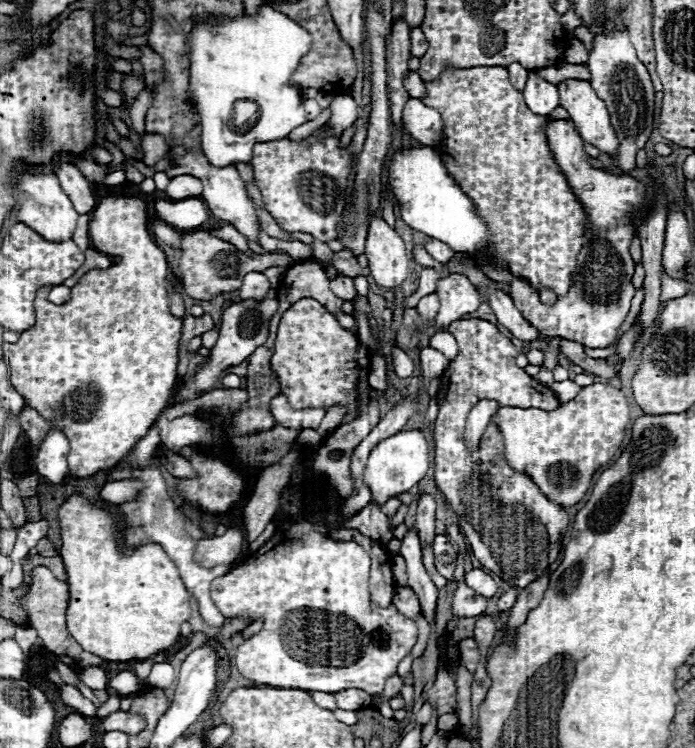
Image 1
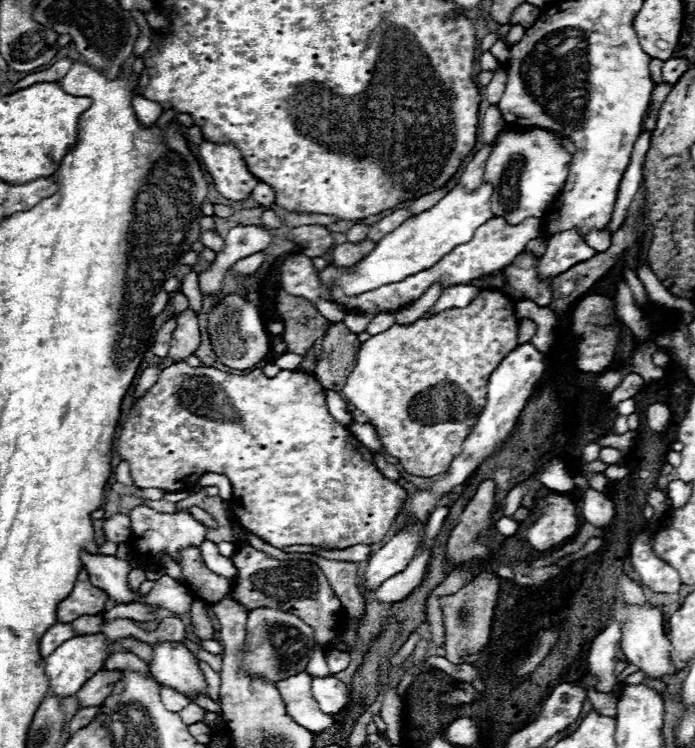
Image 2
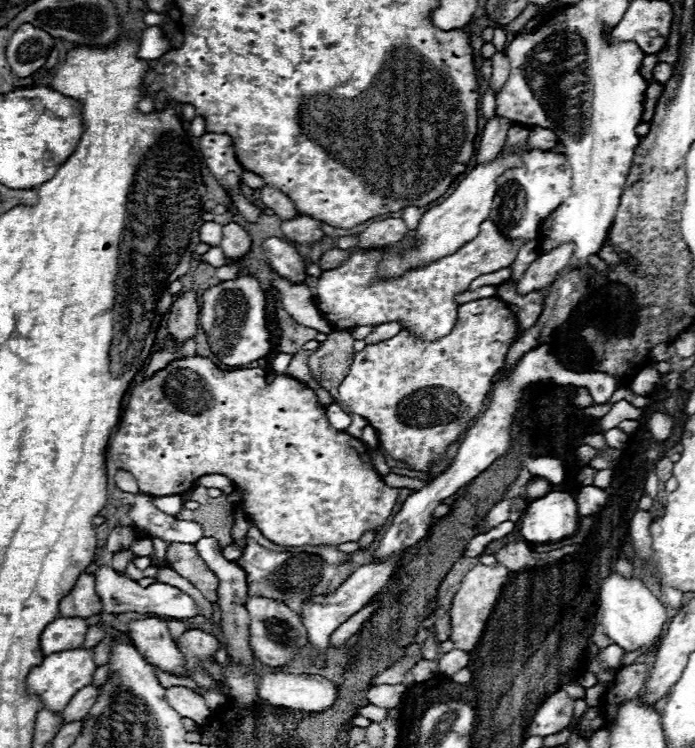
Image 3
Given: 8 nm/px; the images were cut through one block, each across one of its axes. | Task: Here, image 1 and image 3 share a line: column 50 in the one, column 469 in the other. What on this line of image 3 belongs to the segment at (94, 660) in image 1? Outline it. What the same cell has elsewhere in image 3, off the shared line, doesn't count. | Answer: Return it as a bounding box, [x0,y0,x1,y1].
[450,564,508,652]

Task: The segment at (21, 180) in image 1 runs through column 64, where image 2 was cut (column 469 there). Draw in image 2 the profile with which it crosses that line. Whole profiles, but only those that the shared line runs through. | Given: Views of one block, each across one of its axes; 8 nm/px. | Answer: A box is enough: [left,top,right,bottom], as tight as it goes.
[320,184,494,296]

